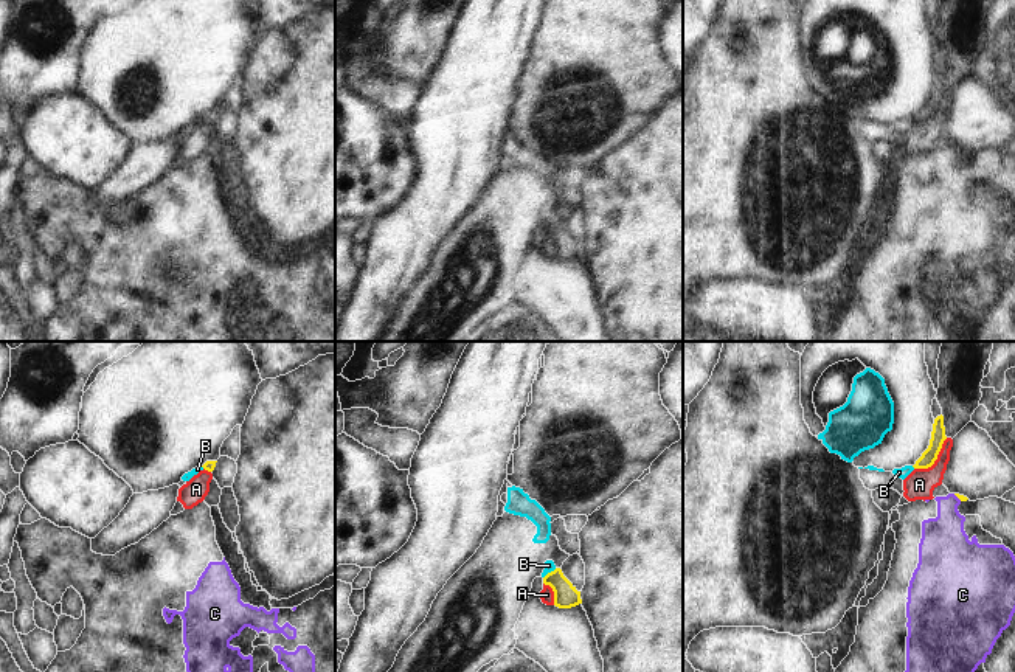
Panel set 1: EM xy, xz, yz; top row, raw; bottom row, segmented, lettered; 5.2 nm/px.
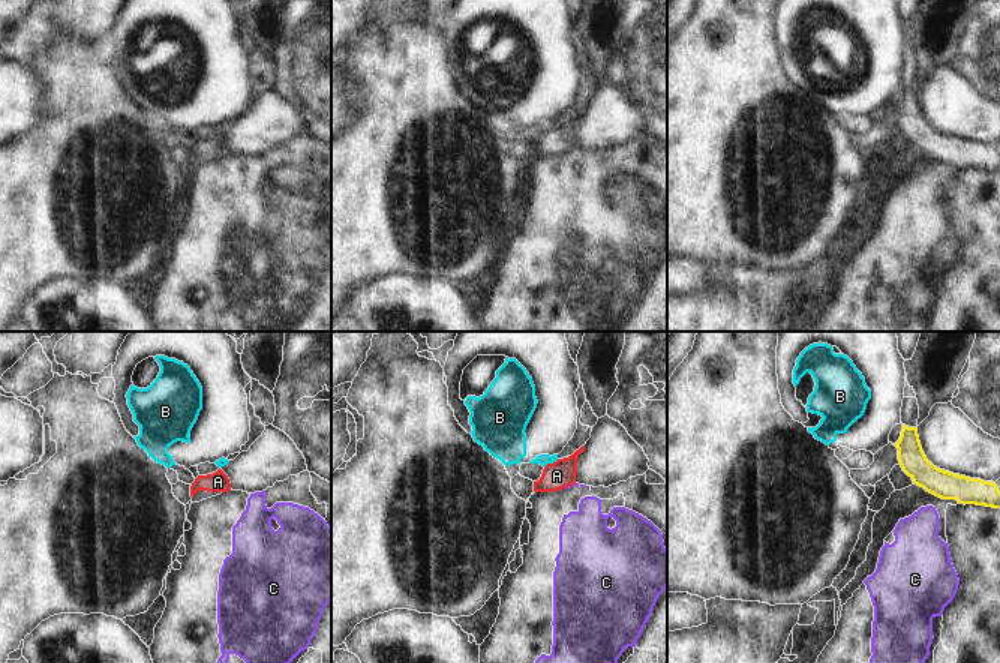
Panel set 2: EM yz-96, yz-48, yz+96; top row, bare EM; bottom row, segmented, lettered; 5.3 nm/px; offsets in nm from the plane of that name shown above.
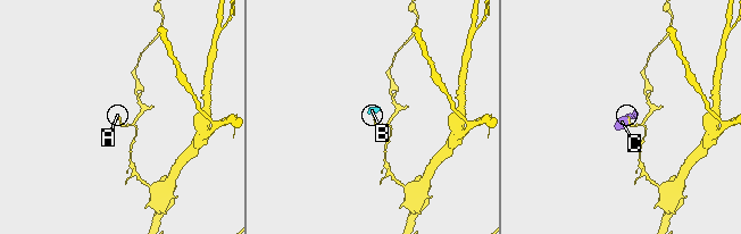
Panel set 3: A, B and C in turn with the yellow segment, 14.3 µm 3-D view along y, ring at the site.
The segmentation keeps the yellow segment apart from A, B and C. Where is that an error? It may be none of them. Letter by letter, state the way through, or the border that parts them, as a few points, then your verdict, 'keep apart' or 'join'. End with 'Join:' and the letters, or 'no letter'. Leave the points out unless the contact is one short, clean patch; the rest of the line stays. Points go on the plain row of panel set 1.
A: border along yz (947, 90), (938, 110), (930, 118), (914, 121); keep apart
B: border along xz (556, 221), (543, 230); keep apart
C: border along yz (953, 146), (961, 152); keep apart
Join: no letter

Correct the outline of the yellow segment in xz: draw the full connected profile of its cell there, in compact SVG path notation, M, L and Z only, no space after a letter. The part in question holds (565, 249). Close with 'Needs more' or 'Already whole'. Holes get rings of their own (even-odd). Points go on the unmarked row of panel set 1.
M560 220L548 225L543 236L554 244L554 258L559 261L571 261L582 256L580 244L563 228Z. Already whole

